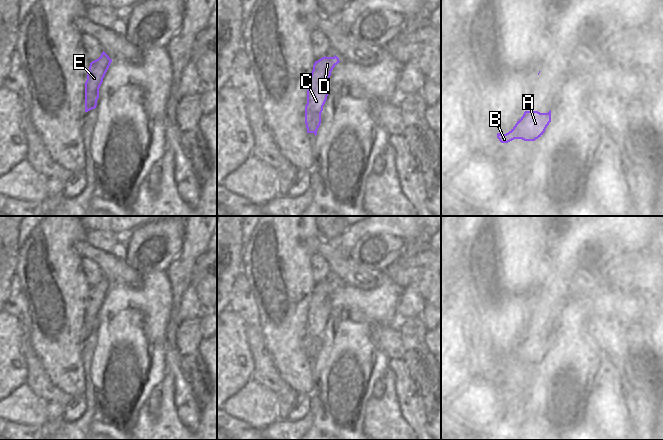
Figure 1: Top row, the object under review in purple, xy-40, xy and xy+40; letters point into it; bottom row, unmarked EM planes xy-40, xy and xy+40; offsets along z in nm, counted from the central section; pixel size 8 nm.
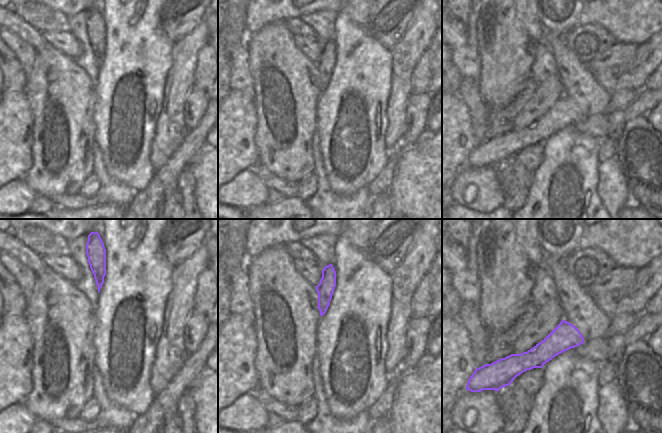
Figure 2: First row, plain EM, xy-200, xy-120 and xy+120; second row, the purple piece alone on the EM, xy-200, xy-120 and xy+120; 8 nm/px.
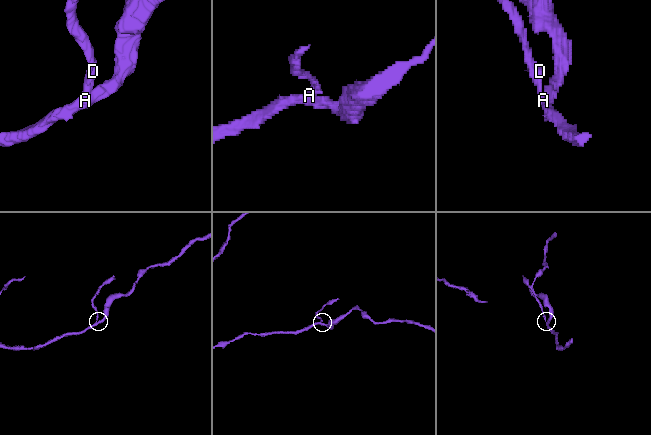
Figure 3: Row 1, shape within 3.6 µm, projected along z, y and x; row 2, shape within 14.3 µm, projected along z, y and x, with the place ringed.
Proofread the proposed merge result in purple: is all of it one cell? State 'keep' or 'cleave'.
cleave

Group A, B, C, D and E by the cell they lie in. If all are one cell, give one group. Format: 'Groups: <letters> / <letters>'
Groups: A B / C D E

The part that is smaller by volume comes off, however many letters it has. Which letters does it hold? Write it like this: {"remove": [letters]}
{"remove": ["C", "D", "E"]}

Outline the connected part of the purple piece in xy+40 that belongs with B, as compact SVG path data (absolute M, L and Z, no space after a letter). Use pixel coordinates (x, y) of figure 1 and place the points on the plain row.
M551 334L548 337L525 335L515 350L506 358L497 357L501 367L508 367L514 363L535 365L543 359L551 346Z

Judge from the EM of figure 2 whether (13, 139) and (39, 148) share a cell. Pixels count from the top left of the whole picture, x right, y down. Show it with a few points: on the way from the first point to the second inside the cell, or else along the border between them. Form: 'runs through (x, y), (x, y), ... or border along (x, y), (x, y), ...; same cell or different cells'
border along (34, 123), (32, 129), (32, 166), (29, 169); different cells

